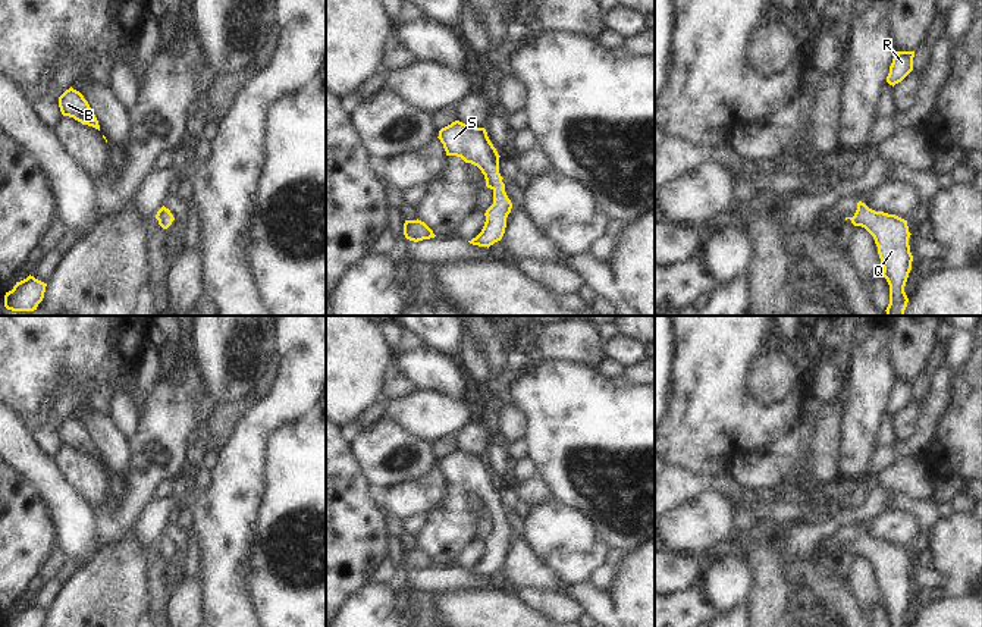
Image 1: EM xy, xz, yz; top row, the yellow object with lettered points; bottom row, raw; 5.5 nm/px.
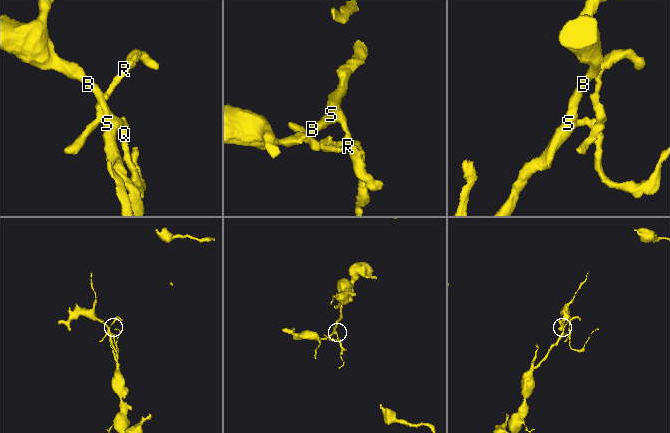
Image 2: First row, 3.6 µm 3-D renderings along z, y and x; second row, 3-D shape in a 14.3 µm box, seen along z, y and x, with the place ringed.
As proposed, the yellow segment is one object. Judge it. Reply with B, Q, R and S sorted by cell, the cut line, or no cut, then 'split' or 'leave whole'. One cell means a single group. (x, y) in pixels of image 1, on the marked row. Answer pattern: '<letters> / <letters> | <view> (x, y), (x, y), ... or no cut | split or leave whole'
B Q R S | no cut | leave whole

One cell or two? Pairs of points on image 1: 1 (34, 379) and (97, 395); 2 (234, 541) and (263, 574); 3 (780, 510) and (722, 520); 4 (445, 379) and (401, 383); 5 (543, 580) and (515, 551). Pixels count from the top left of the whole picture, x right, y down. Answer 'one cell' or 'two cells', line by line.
1: one cell
2: two cells
3: two cells
4: two cells
5: one cell

